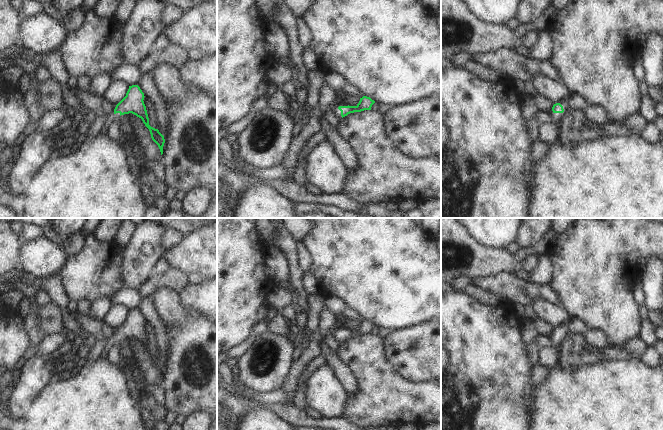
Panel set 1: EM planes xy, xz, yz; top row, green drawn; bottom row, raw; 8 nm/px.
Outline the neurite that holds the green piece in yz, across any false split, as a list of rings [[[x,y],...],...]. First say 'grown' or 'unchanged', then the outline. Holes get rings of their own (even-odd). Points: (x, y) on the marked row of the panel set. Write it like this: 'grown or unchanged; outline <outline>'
grown; outline [[[561,100],[560,103],[556,103],[552,107],[553,113],[556,113],[555,120],[559,120],[564,112],[563,106],[566,104],[566,100]]]

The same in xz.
grown; outline [[[363,96],[360,98],[359,103],[356,106],[339,106],[333,111],[336,117],[345,117],[350,113],[361,112],[364,110],[371,110],[372,105],[375,103],[370,97]]]

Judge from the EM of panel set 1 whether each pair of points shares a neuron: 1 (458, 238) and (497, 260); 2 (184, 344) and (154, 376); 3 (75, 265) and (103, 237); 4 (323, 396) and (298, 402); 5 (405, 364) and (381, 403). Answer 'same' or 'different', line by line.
1: same
2: different
3: different
4: different
5: different

